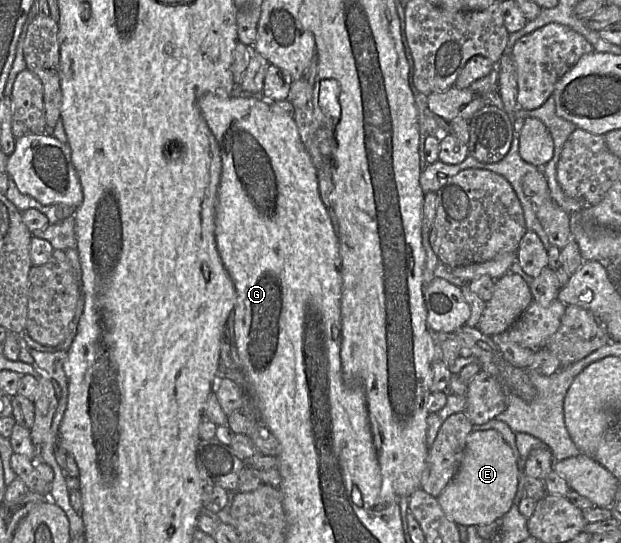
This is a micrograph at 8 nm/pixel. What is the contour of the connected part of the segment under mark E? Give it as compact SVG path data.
M495 430L471 431L460 466L440 493L438 503L458 525L480 526L501 518L513 505L518 487L518 466L510 446Z

